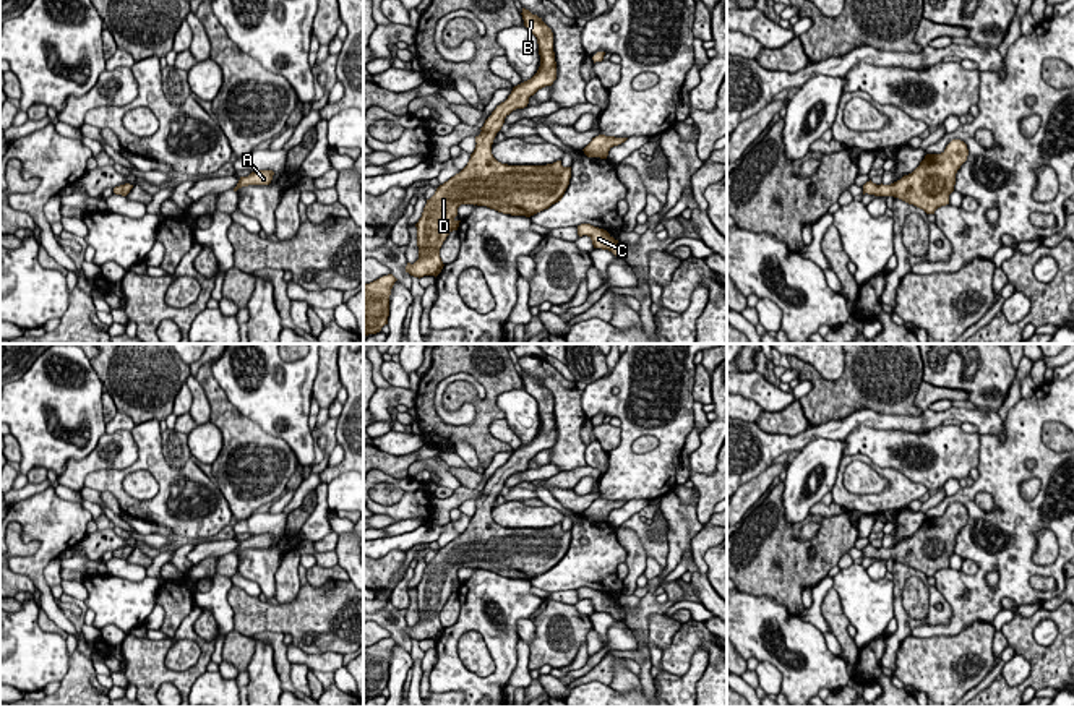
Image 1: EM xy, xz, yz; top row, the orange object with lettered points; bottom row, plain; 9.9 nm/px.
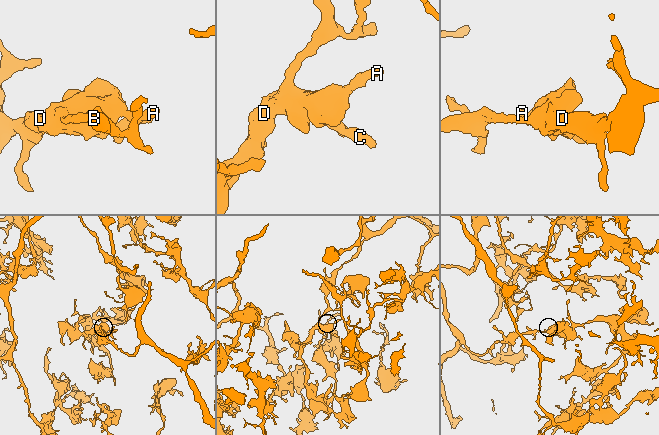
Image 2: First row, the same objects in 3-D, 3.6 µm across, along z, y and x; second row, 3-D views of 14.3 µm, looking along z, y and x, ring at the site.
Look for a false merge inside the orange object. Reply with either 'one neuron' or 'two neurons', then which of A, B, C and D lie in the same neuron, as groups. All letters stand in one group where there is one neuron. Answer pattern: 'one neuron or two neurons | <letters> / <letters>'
one neuron | A B C D

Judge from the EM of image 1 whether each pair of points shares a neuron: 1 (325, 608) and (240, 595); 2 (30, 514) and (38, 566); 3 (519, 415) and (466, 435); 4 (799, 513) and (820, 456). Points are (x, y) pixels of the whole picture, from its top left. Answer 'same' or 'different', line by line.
1: same
2: same
3: different
4: same

